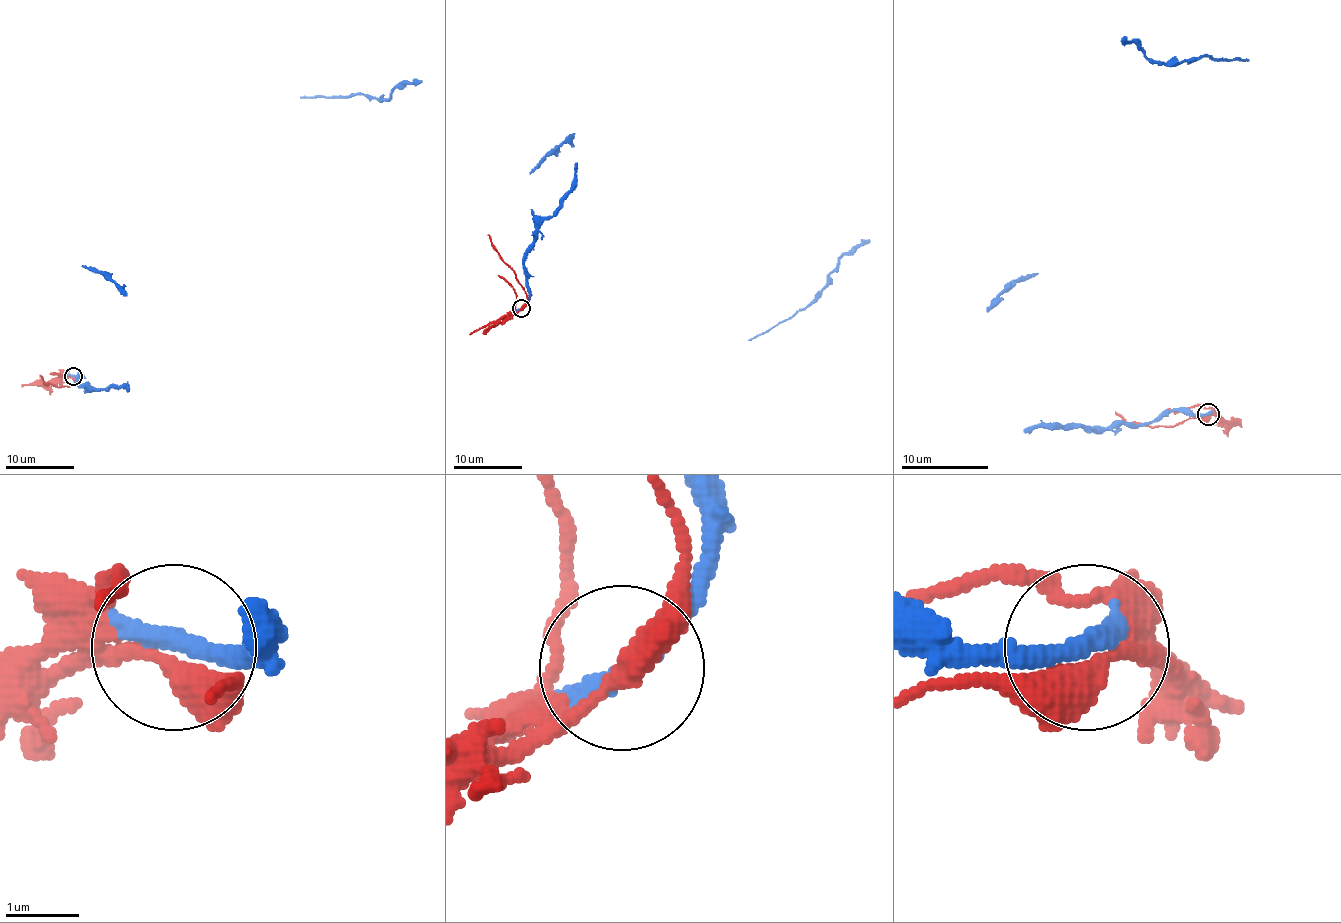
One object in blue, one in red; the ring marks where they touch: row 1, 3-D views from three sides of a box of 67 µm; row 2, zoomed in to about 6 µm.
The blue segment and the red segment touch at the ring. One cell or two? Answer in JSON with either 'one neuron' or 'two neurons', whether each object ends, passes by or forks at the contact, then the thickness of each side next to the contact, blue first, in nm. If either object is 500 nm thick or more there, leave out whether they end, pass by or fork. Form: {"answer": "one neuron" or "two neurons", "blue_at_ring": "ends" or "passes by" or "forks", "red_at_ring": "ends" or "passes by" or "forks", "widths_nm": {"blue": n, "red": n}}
{"answer": "two neurons", "blue_at_ring": "ends", "red_at_ring": "passes by", "widths_nm": {"blue": 360, "red": 320}}

